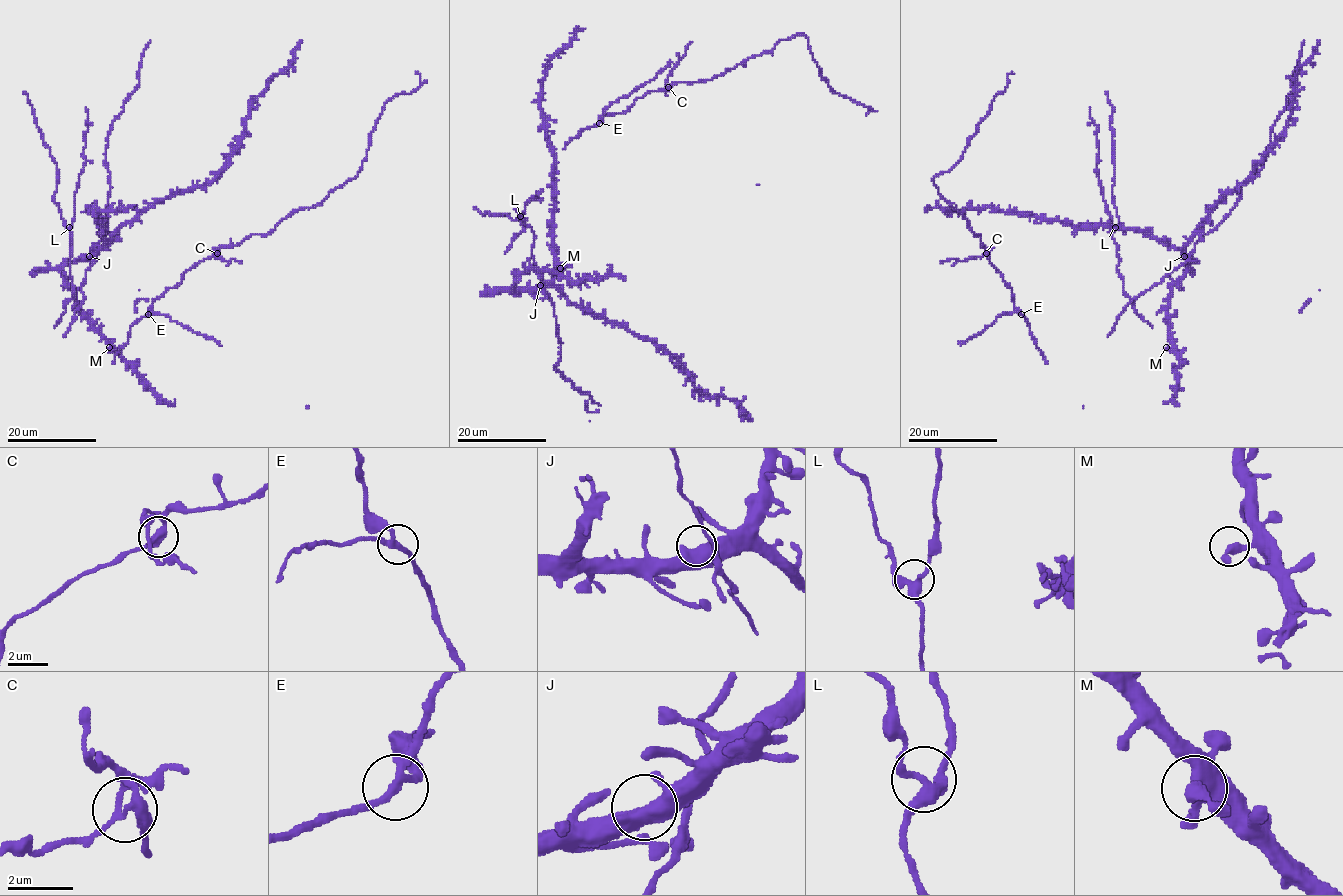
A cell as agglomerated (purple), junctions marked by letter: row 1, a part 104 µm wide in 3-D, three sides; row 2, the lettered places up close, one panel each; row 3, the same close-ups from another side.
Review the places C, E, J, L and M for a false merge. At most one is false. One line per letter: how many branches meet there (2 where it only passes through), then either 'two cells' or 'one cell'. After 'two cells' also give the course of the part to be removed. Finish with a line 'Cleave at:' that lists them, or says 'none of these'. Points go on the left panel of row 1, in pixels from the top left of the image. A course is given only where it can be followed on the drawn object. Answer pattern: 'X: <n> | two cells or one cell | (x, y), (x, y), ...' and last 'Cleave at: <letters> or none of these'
C: 3 | two cells | (218, 252), (215, 256), (224, 260), (242, 260)
E: 3 | one cell
J: 3 | one cell
L: 3 | one cell
M: 2 | one cell
Cleave at: C

